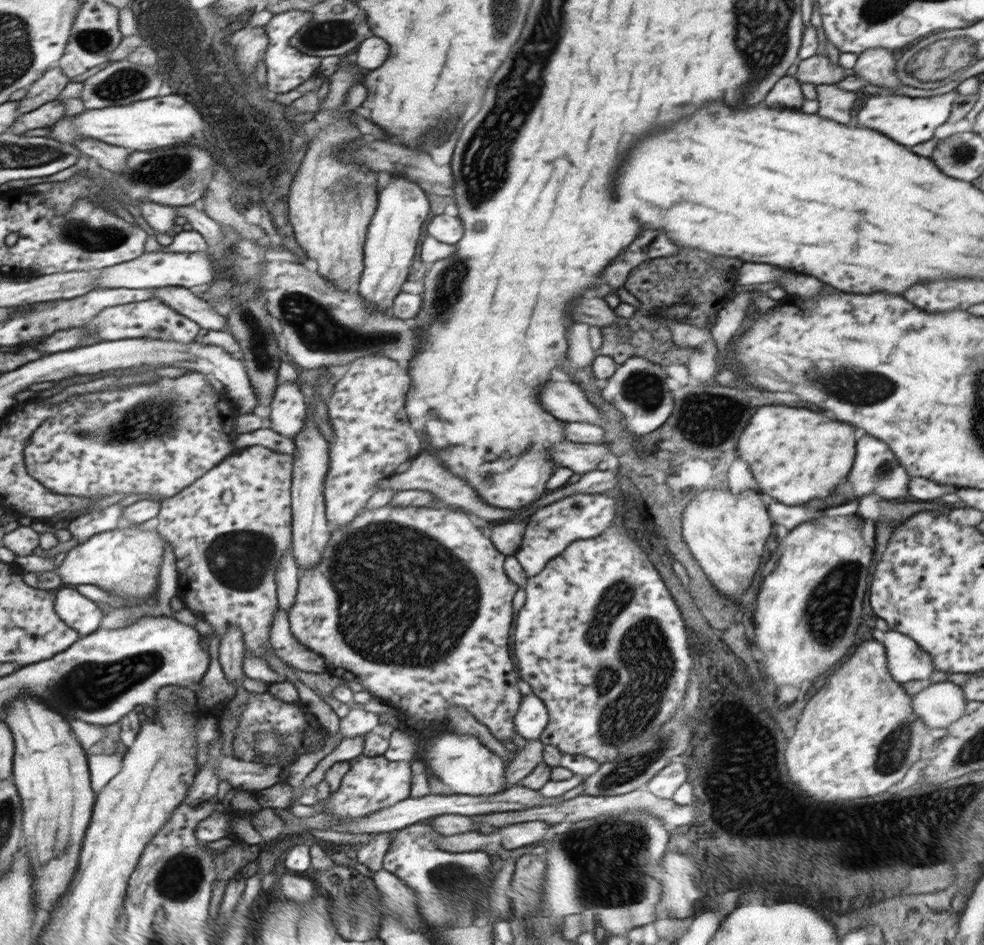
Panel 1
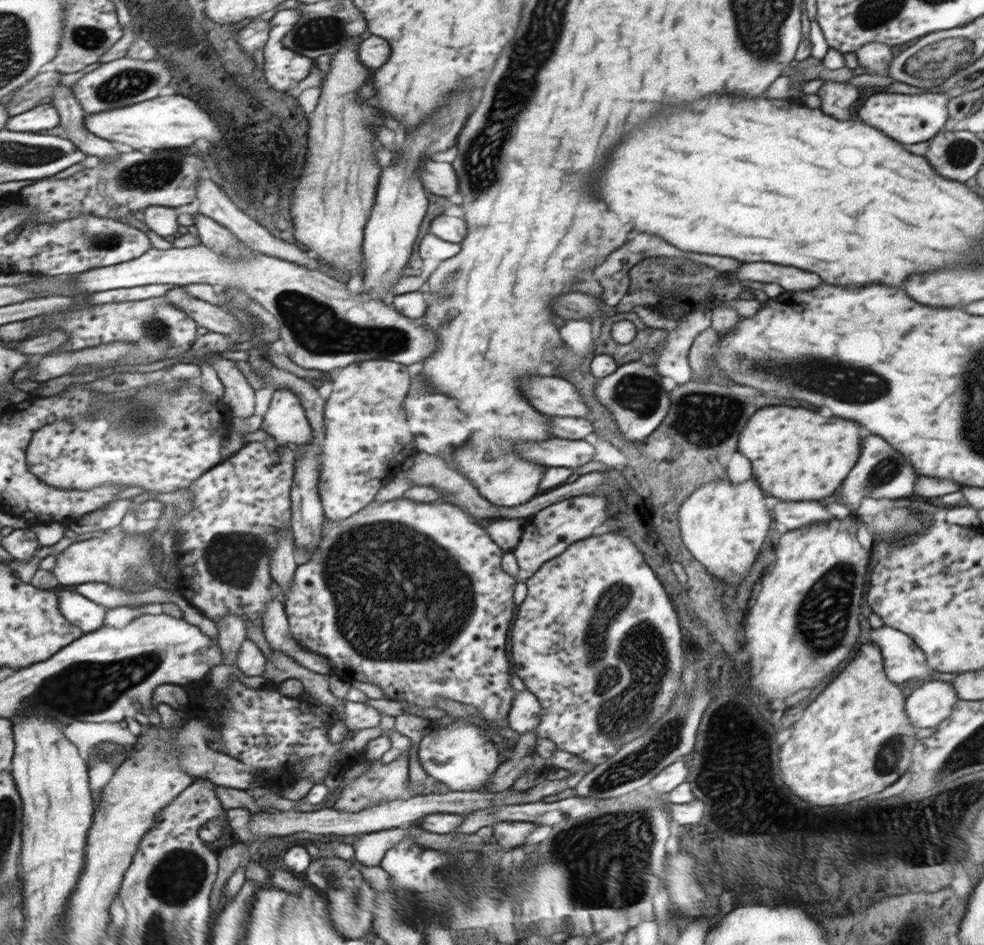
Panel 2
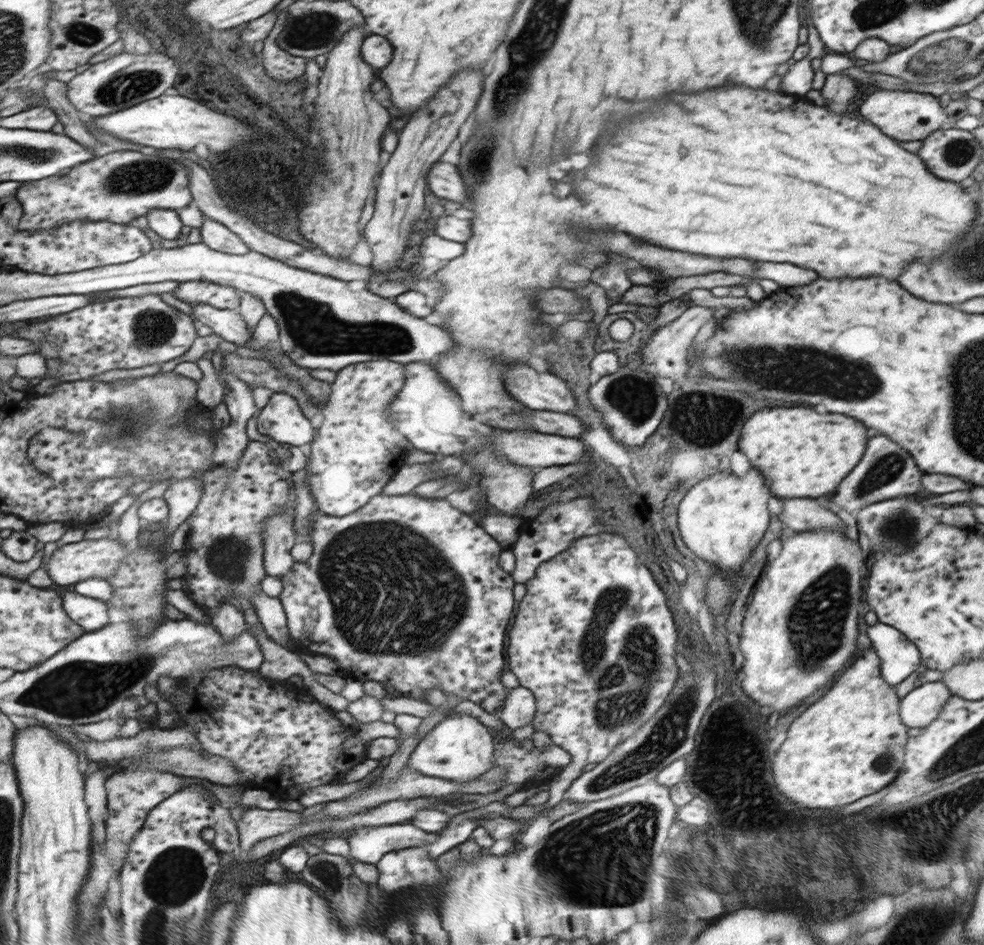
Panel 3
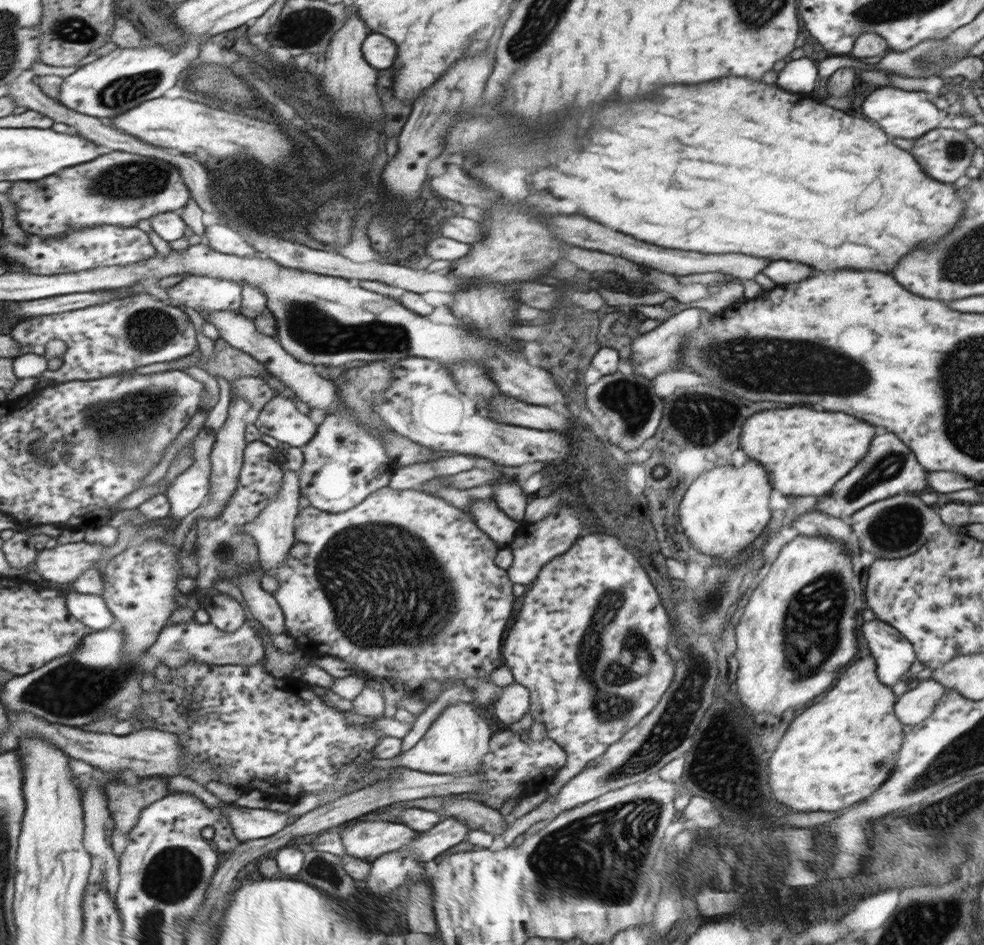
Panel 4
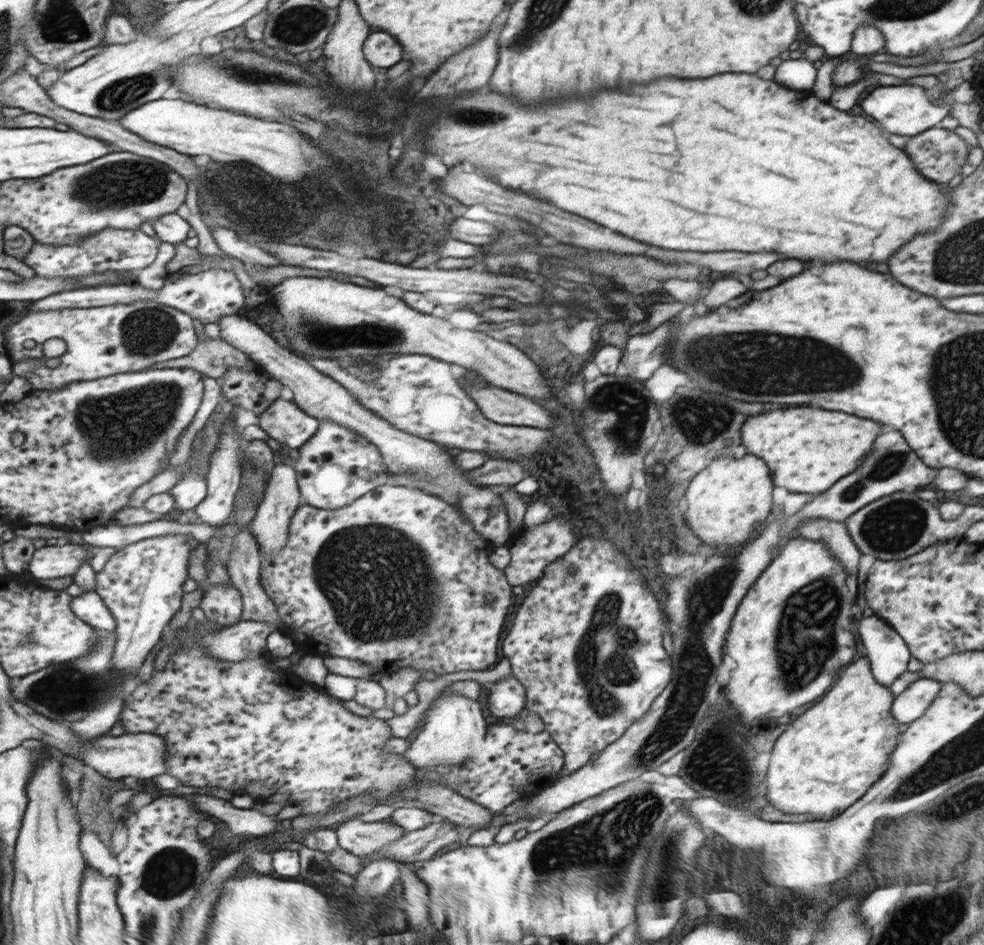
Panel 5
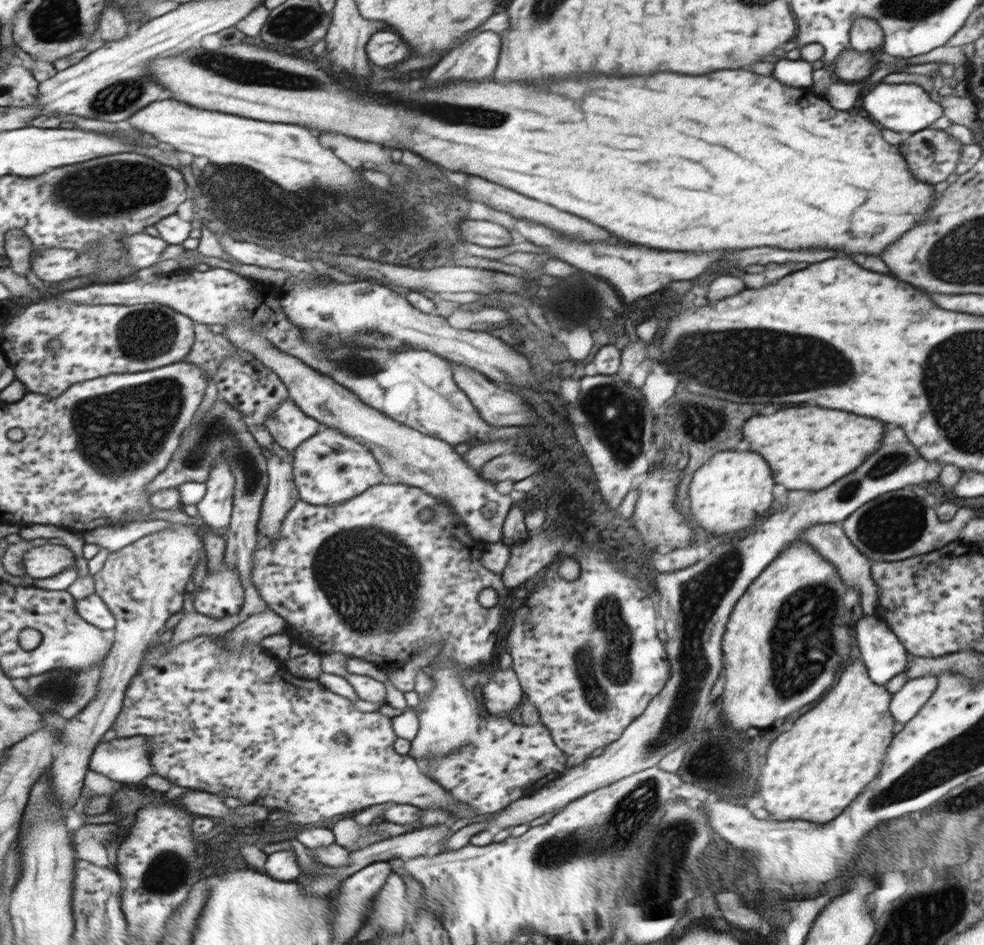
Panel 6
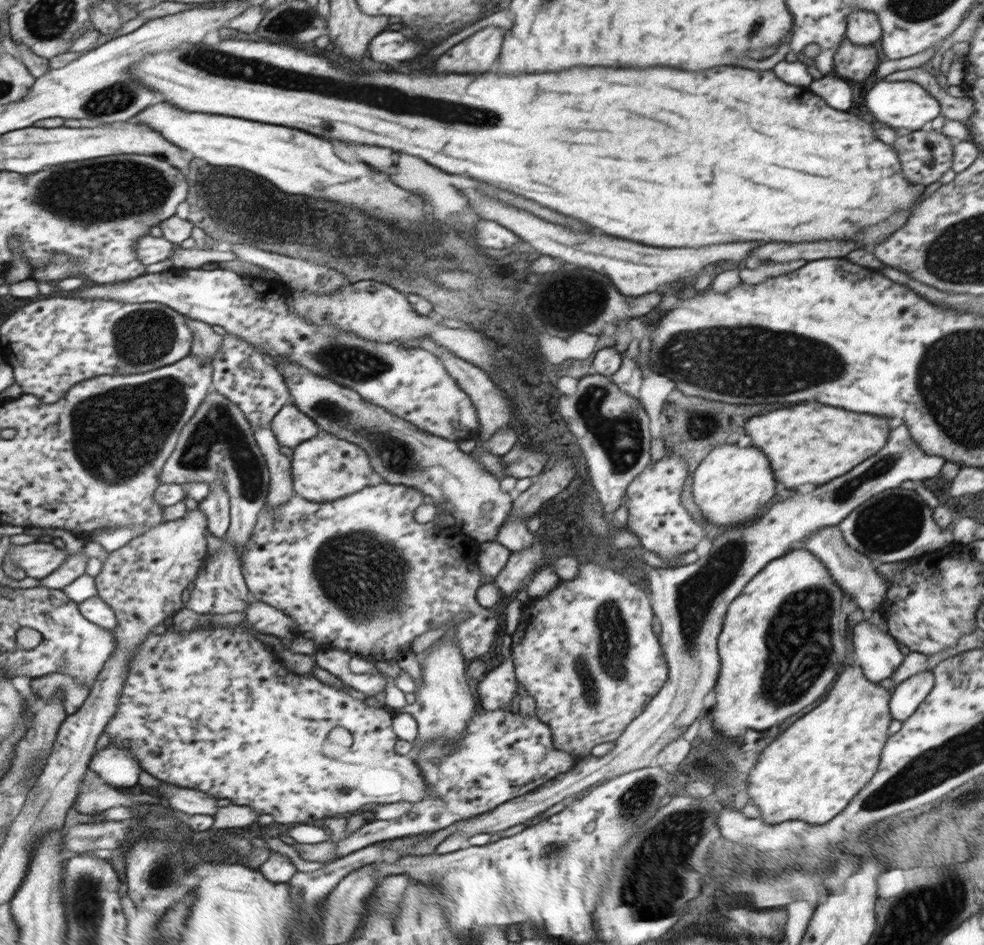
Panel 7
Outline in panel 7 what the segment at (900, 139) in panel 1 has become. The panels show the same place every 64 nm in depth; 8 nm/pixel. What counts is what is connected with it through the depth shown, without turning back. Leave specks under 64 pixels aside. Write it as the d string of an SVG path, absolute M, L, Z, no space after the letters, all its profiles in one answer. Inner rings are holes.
M882 80L874 86L874 90L868 90L864 96L866 108L872 112L882 126L890 128L908 129L912 132L920 130L927 122L934 120L941 114L941 104L924 87L912 81Z

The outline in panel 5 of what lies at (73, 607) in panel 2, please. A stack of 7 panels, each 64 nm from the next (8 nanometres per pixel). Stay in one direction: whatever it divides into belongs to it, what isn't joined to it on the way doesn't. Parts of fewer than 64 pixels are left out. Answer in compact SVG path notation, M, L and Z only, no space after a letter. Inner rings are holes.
M95 590L86 591L80 596L74 596L73 611L93 626L99 633L114 632L116 630L117 621L114 615L106 607L104 599Z

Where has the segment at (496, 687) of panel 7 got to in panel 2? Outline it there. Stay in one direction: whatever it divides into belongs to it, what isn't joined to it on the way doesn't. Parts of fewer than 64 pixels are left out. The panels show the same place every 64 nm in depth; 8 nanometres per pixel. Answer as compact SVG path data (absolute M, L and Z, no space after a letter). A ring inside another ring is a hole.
M528 689L517 691L508 711L508 725L519 734L536 732L542 719L542 706Z

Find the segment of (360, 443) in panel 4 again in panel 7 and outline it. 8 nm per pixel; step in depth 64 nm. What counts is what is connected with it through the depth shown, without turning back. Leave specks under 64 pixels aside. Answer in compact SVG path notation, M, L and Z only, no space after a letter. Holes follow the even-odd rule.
M320 430L314 438L302 442L293 449L291 474L295 494L312 502L328 502L358 492L370 485L370 475L372 475L373 469L369 461L370 458L366 456L365 450L362 450L360 446Z

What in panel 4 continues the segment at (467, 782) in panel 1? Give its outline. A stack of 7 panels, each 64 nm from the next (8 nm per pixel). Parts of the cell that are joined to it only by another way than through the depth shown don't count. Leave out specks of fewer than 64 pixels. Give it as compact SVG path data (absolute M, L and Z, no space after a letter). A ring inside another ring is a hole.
M458 701L454 705L448 705L438 718L430 724L428 731L410 748L410 750L394 756L394 758L376 758L368 764L369 768L391 769L406 767L410 770L419 770L426 773L449 774L474 774L482 767L484 753L490 745L492 730L488 723L476 711L476 703Z

